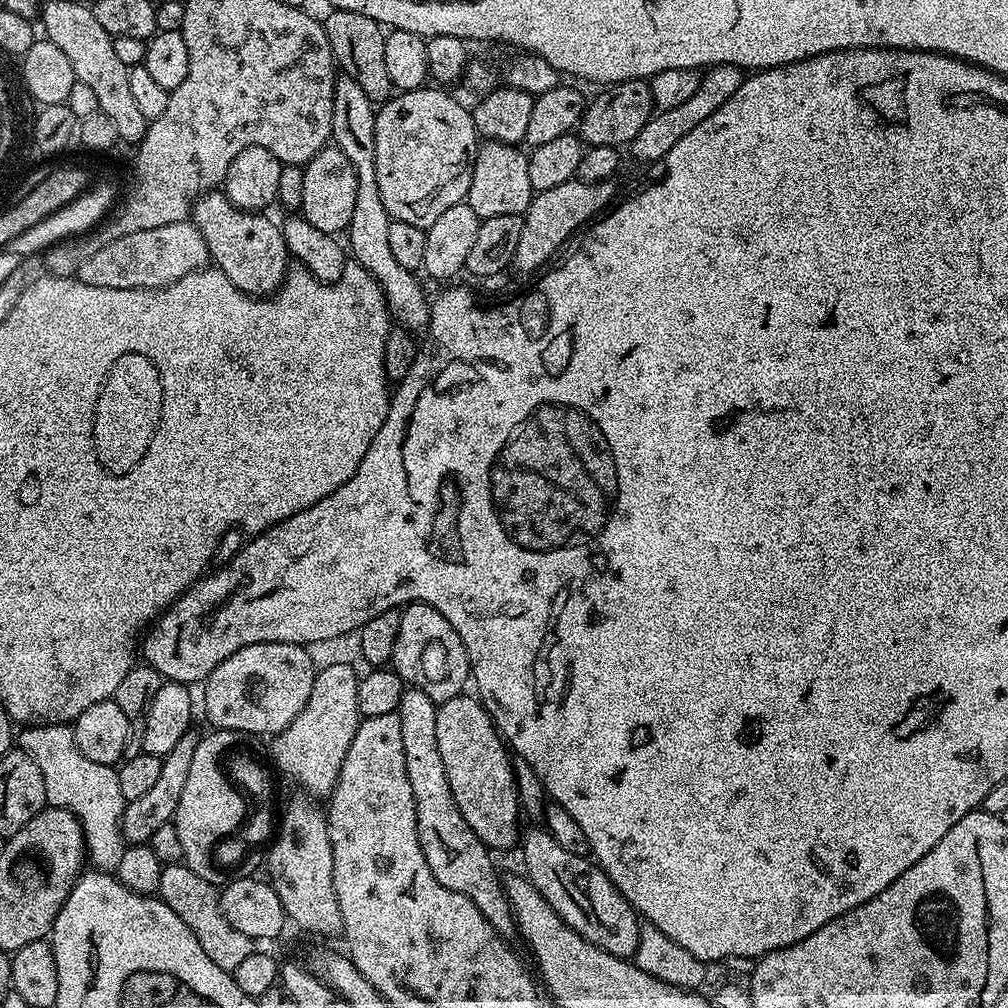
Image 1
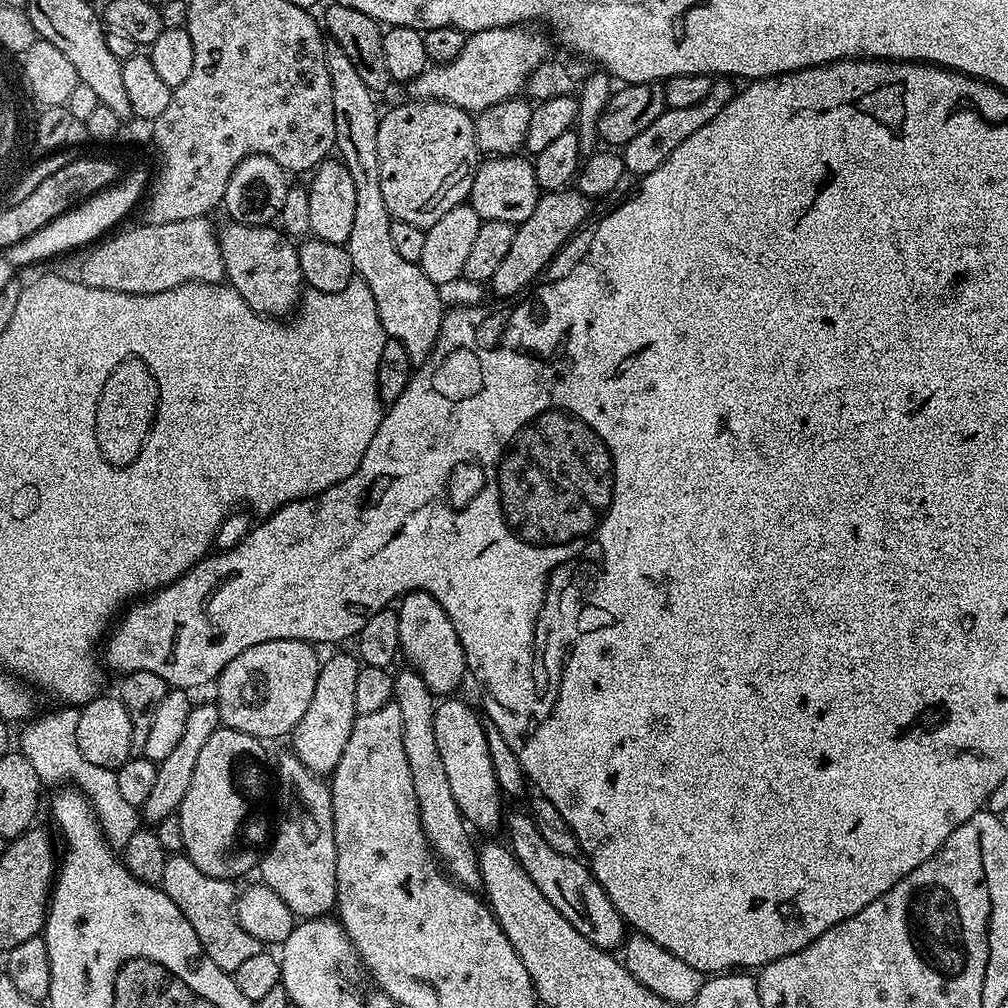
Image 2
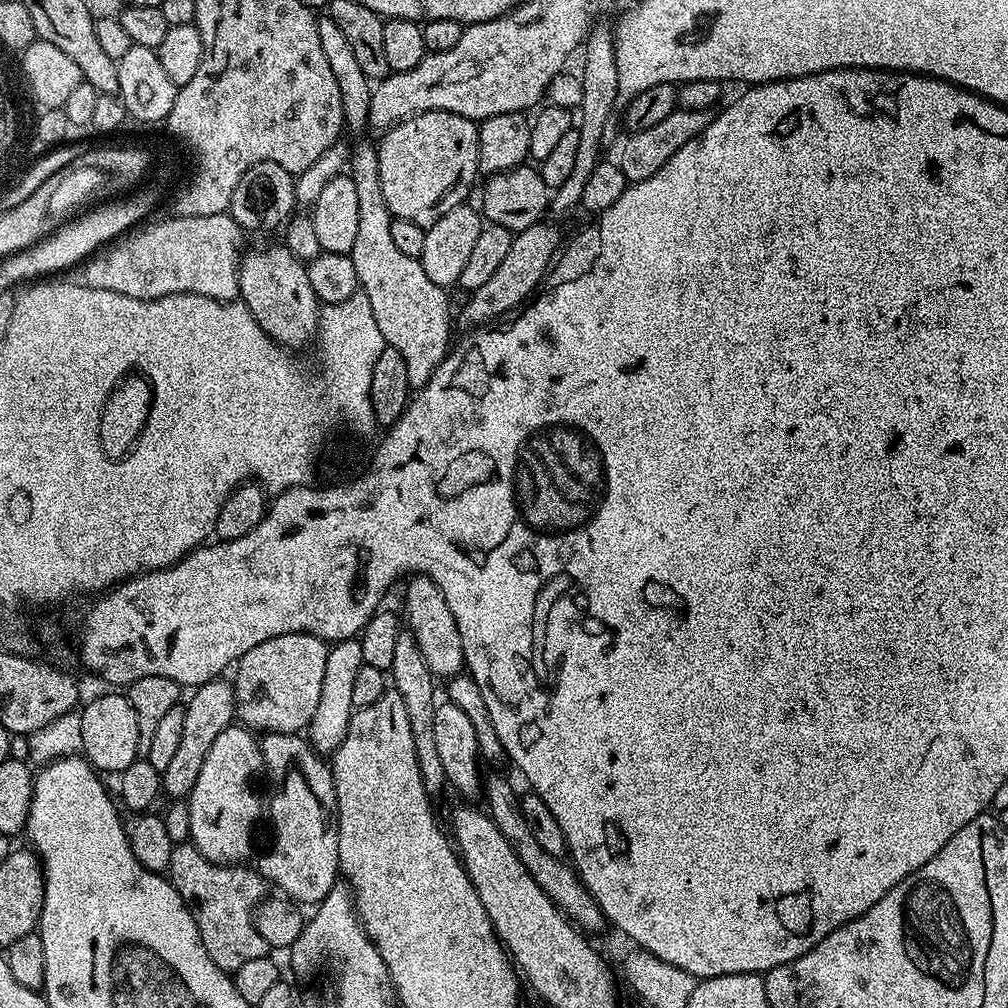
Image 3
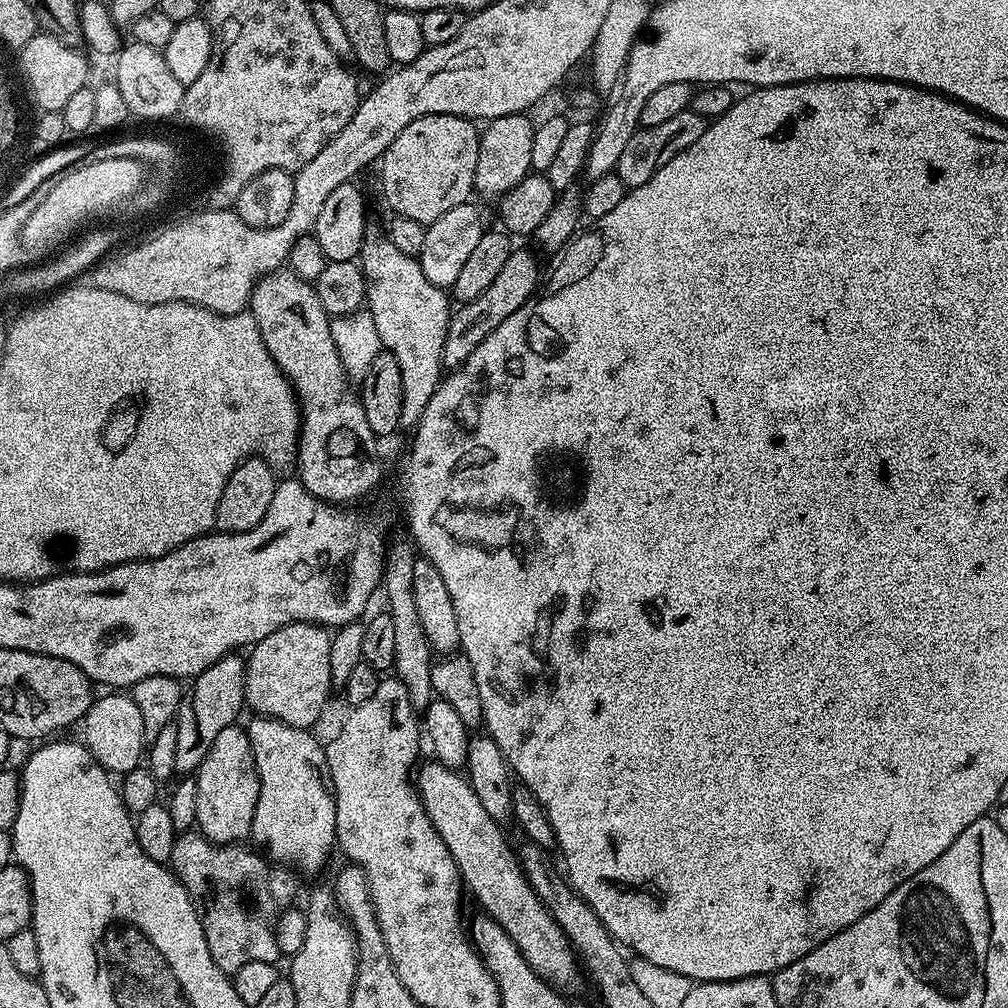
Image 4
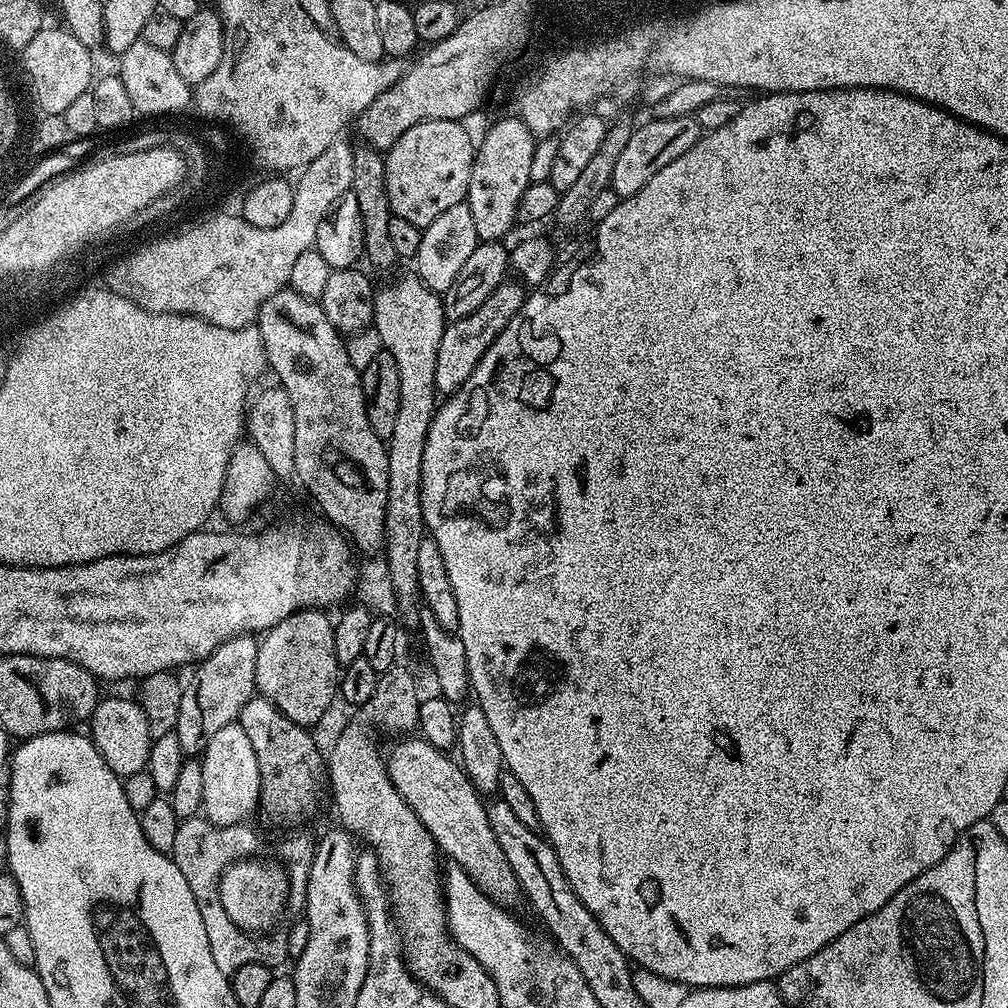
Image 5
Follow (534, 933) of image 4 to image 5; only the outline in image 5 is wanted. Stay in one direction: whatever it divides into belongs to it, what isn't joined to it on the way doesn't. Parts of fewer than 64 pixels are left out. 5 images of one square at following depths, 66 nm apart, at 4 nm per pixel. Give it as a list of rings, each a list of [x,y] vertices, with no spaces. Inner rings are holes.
[[[400,738],[392,750],[386,754],[386,763],[390,780],[394,788],[418,814],[422,826],[430,830],[437,849],[445,857],[449,856],[455,867],[466,870],[476,886],[489,897],[506,906],[512,906],[521,899],[520,883],[490,830],[490,818],[485,801],[480,793],[474,790],[470,778],[466,778],[464,769],[447,751],[430,746],[422,738]],[[416,739],[416,740],[412,740]],[[445,852],[445,853],[444,853]]]

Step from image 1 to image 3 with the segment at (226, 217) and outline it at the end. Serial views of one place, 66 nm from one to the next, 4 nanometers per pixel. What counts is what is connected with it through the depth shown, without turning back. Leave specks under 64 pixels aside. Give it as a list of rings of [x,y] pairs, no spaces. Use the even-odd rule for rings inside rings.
[[[283,246],[245,251],[240,257],[238,284],[239,299],[273,342],[289,350],[304,348],[307,344],[309,347],[313,343],[322,304],[310,284],[305,261]]]

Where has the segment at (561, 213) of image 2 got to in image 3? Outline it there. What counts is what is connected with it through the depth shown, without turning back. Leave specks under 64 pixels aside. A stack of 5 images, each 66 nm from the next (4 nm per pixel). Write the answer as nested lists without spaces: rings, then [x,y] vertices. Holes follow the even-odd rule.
[[[548,223],[535,224],[513,235],[510,251],[507,252],[506,259],[498,265],[498,270],[483,286],[478,286],[478,290],[471,292],[461,312],[459,309],[459,327],[461,324],[464,330],[476,330],[481,326],[491,325],[515,313],[543,285],[545,276],[562,248],[559,230]]]

